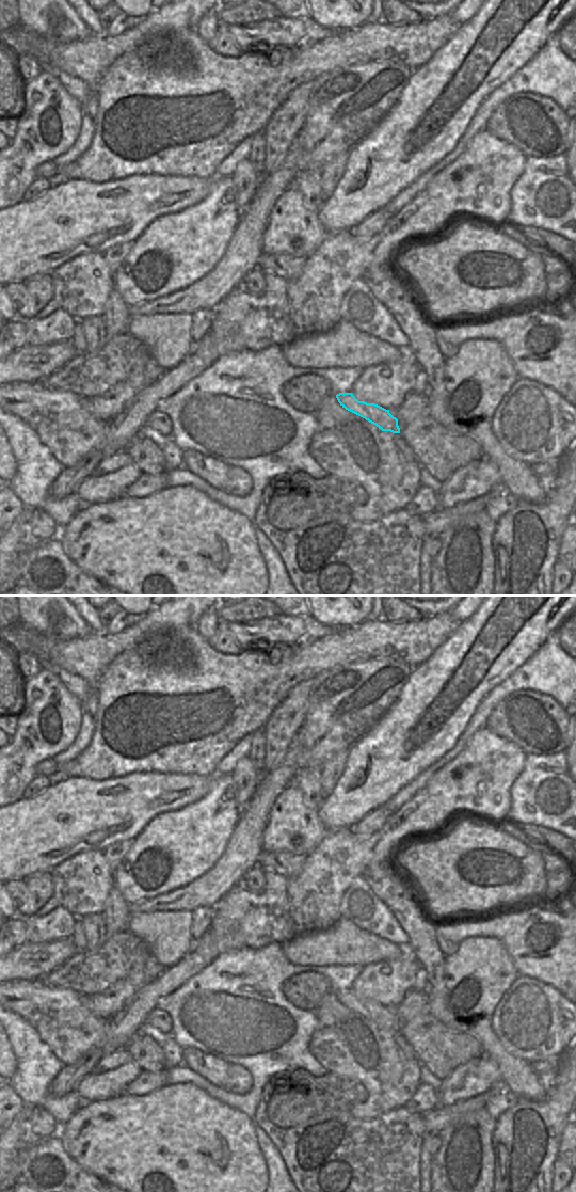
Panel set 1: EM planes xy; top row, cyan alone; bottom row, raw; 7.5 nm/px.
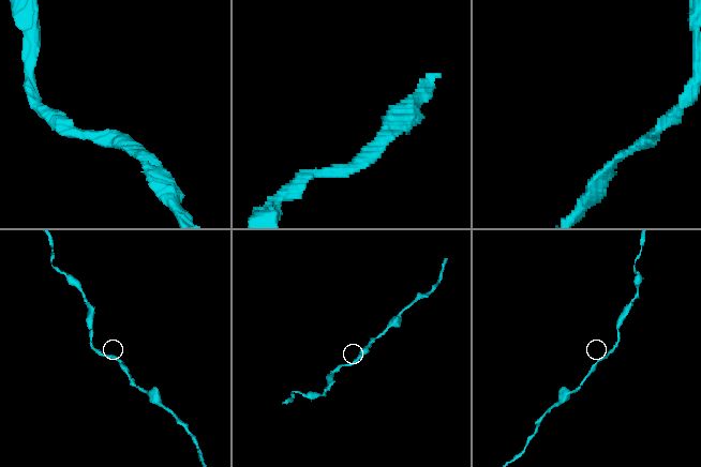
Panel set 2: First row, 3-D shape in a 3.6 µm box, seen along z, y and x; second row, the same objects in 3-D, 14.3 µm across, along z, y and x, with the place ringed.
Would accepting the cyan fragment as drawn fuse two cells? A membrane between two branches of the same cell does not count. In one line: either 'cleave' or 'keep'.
keep

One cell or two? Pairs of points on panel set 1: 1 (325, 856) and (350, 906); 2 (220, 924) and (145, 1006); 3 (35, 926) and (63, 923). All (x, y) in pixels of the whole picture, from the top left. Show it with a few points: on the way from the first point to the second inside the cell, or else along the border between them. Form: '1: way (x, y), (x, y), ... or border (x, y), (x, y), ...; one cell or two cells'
1: border (361, 875), (345, 891), (340, 902), (339, 917); two cells
2: way (208, 946), (184, 970), (164, 985); one cell
3: way (42, 926), (57, 924); one cell

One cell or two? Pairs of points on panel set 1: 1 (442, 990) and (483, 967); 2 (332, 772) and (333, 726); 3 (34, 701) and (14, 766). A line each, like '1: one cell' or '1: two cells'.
1: one cell
2: two cells
3: one cell

